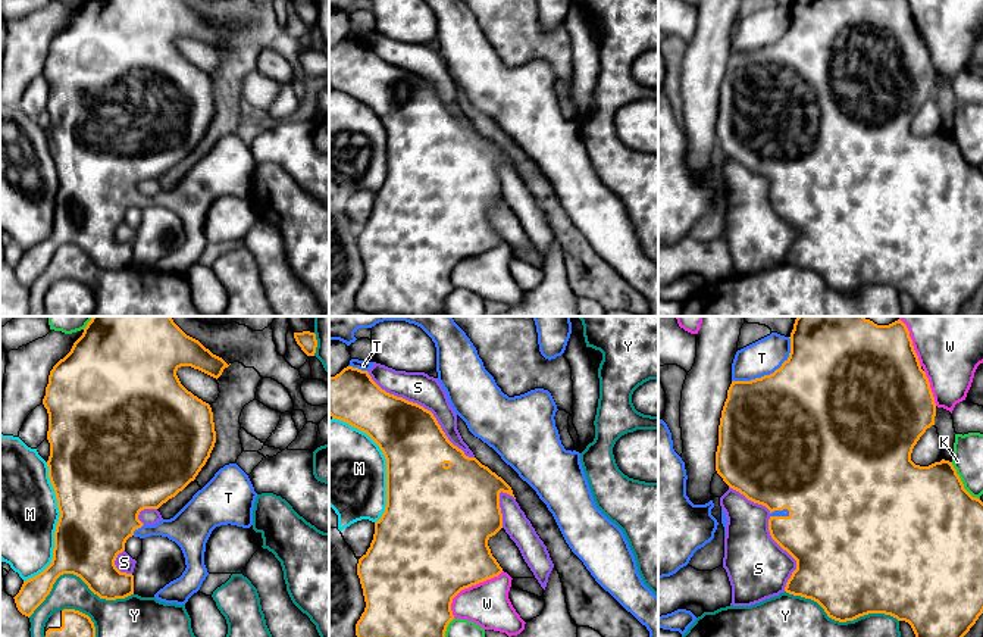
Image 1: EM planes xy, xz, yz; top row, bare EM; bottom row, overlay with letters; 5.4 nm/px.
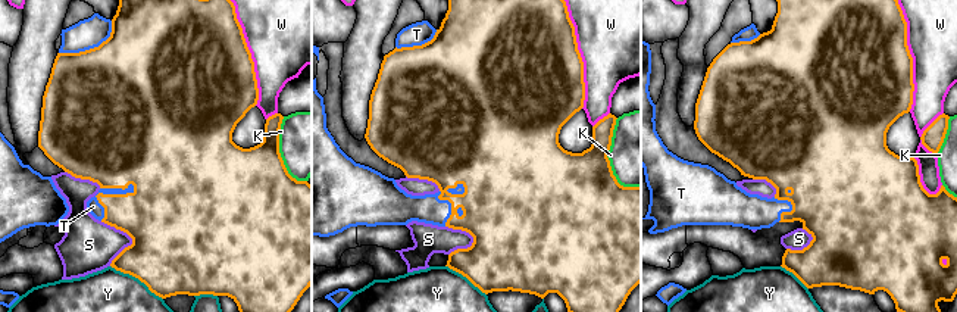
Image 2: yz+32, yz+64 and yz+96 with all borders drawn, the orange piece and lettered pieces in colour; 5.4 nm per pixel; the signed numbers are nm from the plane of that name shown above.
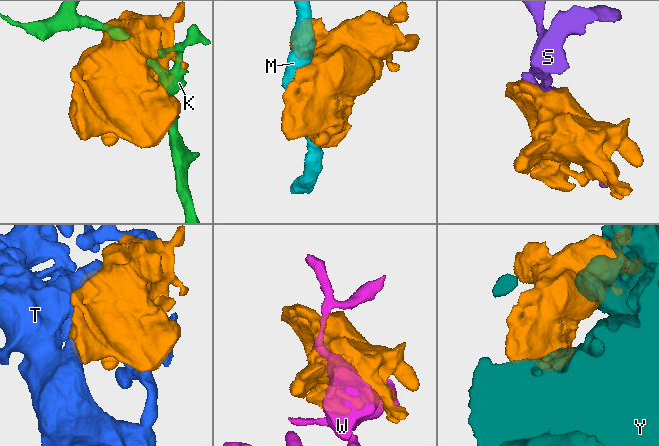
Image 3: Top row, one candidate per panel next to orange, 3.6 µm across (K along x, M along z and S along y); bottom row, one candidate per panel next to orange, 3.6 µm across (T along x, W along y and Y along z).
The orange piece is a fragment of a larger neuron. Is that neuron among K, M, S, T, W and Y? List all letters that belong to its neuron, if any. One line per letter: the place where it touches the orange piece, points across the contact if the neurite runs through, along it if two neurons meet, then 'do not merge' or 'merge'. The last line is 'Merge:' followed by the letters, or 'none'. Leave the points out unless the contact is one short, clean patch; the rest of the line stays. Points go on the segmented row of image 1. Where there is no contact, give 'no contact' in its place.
K: yz (961, 483) | do not merge
M: xy (56, 525) | do not merge
S: xz (422, 406) | do not merge
T: yz (770, 374) | merge
W: xz (469, 586) | do not merge
Y: yz (841, 621) | do not merge
Merge: T

